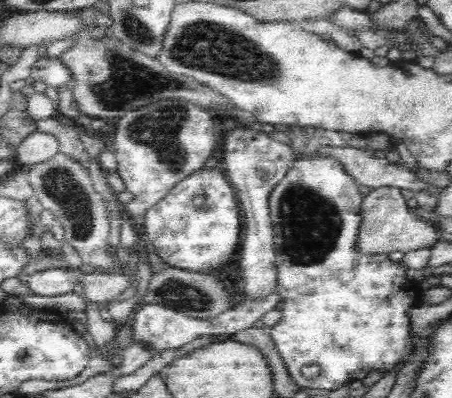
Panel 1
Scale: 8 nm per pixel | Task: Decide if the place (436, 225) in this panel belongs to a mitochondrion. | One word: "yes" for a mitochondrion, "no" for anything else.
no

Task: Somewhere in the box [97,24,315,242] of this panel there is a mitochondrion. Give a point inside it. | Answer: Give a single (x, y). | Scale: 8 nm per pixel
(157, 131)

